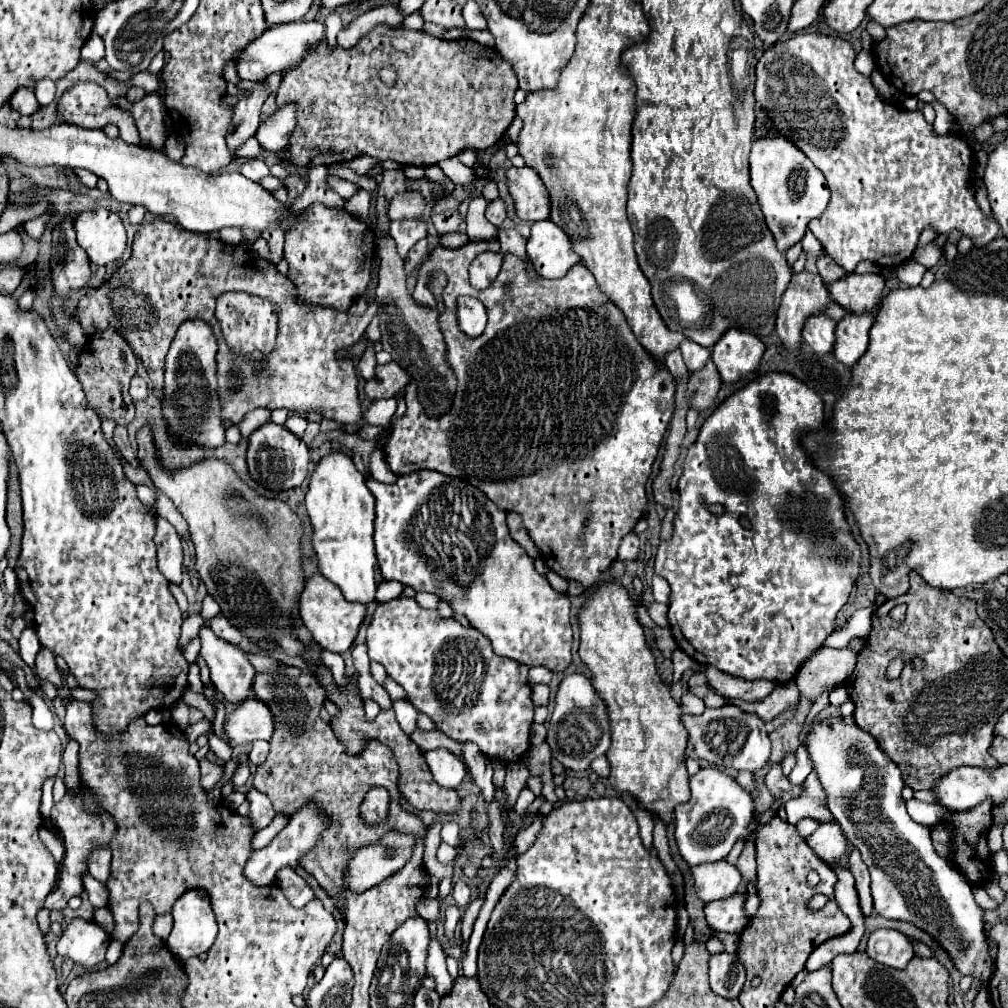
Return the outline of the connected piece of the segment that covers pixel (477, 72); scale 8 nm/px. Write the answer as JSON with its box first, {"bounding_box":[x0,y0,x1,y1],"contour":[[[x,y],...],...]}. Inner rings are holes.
{"bounding_box":[275,25,517,169],"contour":[[[377,25],[375,29],[371,29],[355,47],[351,49],[343,49],[339,45],[335,45],[333,49],[327,45],[327,41],[323,39],[317,49],[313,49],[299,65],[291,67],[277,93],[275,93],[275,103],[277,107],[285,107],[287,103],[293,103],[297,105],[297,125],[293,129],[293,135],[289,139],[289,145],[285,147],[285,153],[283,153],[283,163],[287,165],[293,165],[293,167],[299,167],[299,169],[309,169],[309,167],[317,167],[317,165],[333,165],[333,163],[343,163],[343,161],[353,161],[355,157],[359,155],[371,155],[371,157],[379,157],[383,161],[395,161],[395,163],[401,163],[401,165],[435,165],[447,157],[453,157],[453,155],[459,155],[463,149],[475,149],[475,151],[485,151],[489,147],[493,147],[501,137],[503,133],[507,131],[507,127],[511,125],[513,117],[515,117],[515,101],[513,101],[513,95],[517,91],[517,75],[513,73],[513,67],[509,63],[505,63],[505,59],[497,53],[497,49],[493,47],[483,47],[471,39],[453,39],[453,41],[441,41],[437,37],[431,37],[429,33],[423,33],[423,31],[411,31],[411,29],[403,29],[403,27],[387,27],[387,25]],[[383,65],[395,65],[397,69],[397,83],[393,87],[387,87],[381,83],[379,79],[379,69]]]}

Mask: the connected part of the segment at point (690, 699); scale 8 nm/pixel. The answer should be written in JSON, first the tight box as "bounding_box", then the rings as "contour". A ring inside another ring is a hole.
{"bounding_box":[681,671,705,715],"contour":[[[686,671],[681,677],[684,691],[681,697],[681,709],[683,709],[683,713],[691,713],[691,715],[701,715],[701,713],[703,713],[703,709],[705,709],[705,707],[703,707],[703,703],[701,703],[701,699],[689,693],[688,680],[691,675],[691,672]]]}

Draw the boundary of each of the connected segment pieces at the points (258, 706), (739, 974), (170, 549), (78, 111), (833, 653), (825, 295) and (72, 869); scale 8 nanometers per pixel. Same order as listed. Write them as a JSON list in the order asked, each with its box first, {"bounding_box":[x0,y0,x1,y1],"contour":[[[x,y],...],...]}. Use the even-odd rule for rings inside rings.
[{"bounding_box":[223,697,273,747],"contour":[[[249,697],[245,703],[241,703],[237,711],[227,713],[223,721],[223,735],[229,747],[245,745],[255,739],[269,741],[271,733],[273,723],[269,709],[265,709],[265,705],[255,697]]]},{"bounding_box":[709,953,745,999],"contour":[[[719,953],[719,955],[711,955],[709,977],[715,995],[725,999],[737,999],[745,983],[745,969],[741,967],[737,955]]]},{"bounding_box":[155,517,183,585],"contour":[[[157,517],[157,535],[155,535],[155,545],[157,545],[157,565],[159,571],[167,577],[167,581],[179,585],[181,583],[181,573],[183,573],[183,547],[177,531],[173,525],[161,517]]]},{"bounding_box":[59,83,141,145],"contour":[[[77,83],[59,101],[61,121],[81,125],[85,129],[103,129],[107,123],[119,127],[120,137],[127,143],[139,145],[141,137],[129,111],[119,111],[107,99],[107,93],[97,83]]]},{"bounding_box":[795,645,855,701],"contour":[[[849,645],[843,649],[819,649],[803,665],[795,681],[801,695],[815,701],[823,689],[843,683],[849,677],[849,671],[855,667],[855,651]]]},{"bounding_box":[775,271,829,347],"contour":[[[801,271],[793,273],[787,291],[783,293],[775,331],[785,347],[797,347],[801,343],[801,329],[807,317],[825,311],[829,303],[829,291],[817,273]]]},{"bounding_box":[45,789,115,911],"contour":[[[83,789],[79,791],[77,797],[65,795],[63,801],[53,805],[51,821],[57,827],[57,831],[61,833],[61,839],[65,845],[65,859],[59,865],[59,883],[57,883],[55,891],[45,899],[45,909],[49,909],[49,911],[65,909],[67,901],[71,897],[83,893],[83,873],[87,871],[87,857],[89,857],[91,849],[109,845],[109,839],[111,839],[113,829],[115,829],[113,821],[107,815],[97,815],[97,817],[85,815],[85,809],[81,809],[81,801],[83,801]]]}]

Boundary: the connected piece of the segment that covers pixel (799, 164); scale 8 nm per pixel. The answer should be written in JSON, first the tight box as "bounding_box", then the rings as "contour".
{"bounding_box":[751,135,829,253],"contour":[[[785,135],[759,137],[751,147],[751,185],[757,193],[767,227],[771,229],[777,249],[785,253],[803,239],[807,223],[821,215],[829,201],[829,187],[823,173],[807,159],[807,155]]]}

